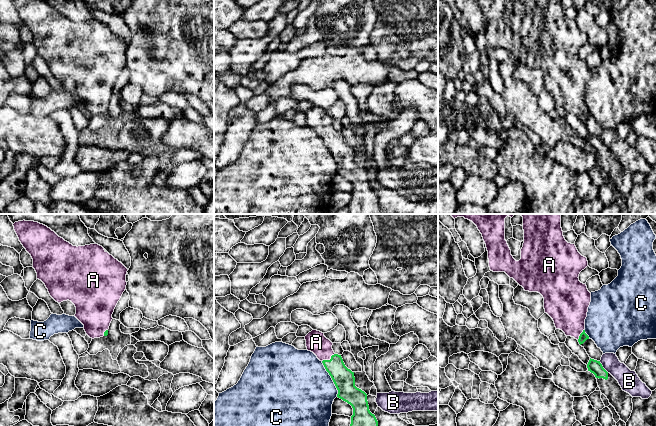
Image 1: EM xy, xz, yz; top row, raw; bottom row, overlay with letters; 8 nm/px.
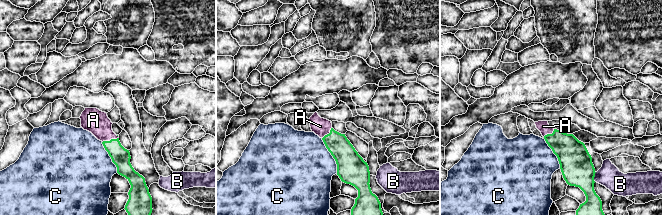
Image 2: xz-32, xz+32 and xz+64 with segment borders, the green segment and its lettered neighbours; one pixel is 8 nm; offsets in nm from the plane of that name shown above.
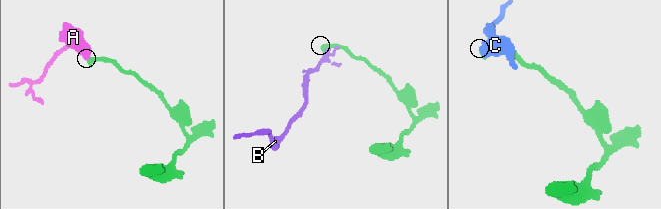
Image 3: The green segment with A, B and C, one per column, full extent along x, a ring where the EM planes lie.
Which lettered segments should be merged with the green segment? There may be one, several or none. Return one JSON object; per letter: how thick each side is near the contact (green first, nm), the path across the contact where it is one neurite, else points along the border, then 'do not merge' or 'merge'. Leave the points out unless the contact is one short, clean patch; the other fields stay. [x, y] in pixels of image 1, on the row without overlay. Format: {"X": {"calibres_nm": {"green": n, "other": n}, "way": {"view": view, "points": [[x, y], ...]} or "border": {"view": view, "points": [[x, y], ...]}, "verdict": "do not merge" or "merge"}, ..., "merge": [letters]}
{"A": {"calibres_nm": {"green": 170, "other": 170}, "way": {"view": "xz", "points": [[343, 154], [328, 136], [323, 125], [316, 118]]}, "verdict": "merge"}, "B": {"calibres_nm": {"green": 110, "other": 160}, "verdict": "do not merge"}, "C": {"calibres_nm": {"green": 170, "other": 480}, "border": {"view": "xz", "points": [[321, 137], [337, 166], [337, 172]]}, "verdict": "do not merge"}, "merge": ["A"]}

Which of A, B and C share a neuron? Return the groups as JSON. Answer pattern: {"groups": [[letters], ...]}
{"groups": [["A"], ["B"], ["C"]]}

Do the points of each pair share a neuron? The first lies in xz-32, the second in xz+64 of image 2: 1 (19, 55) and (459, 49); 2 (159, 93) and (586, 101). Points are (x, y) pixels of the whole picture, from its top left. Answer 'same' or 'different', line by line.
1: different
2: different

